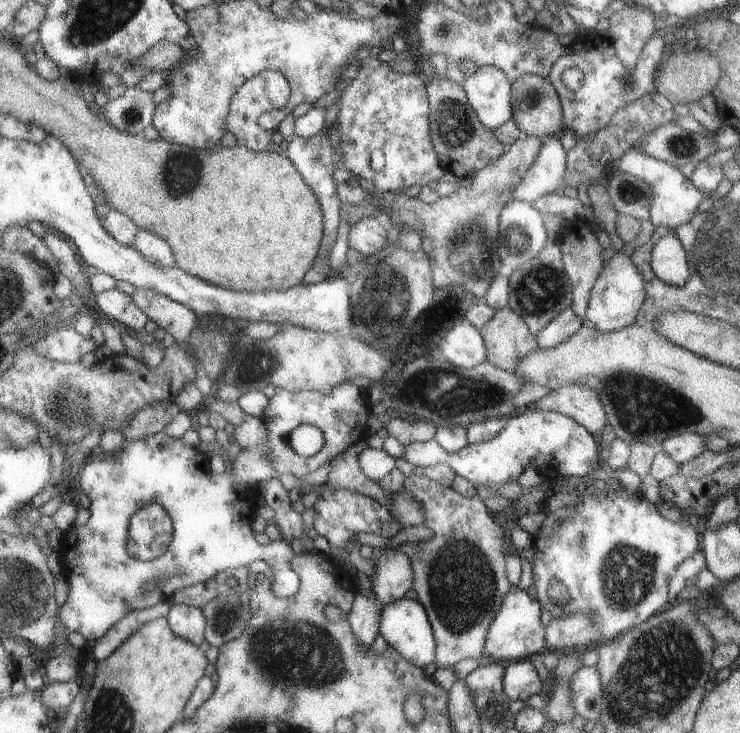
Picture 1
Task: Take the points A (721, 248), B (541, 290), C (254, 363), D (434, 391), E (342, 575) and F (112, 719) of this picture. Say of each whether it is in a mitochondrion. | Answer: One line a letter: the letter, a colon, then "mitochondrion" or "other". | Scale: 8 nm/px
A: mitochondrion
B: mitochondrion
C: mitochondrion
D: mitochondrion
E: other
F: mitochondrion

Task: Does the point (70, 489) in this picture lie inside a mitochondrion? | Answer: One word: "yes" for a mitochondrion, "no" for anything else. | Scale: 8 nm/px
no

